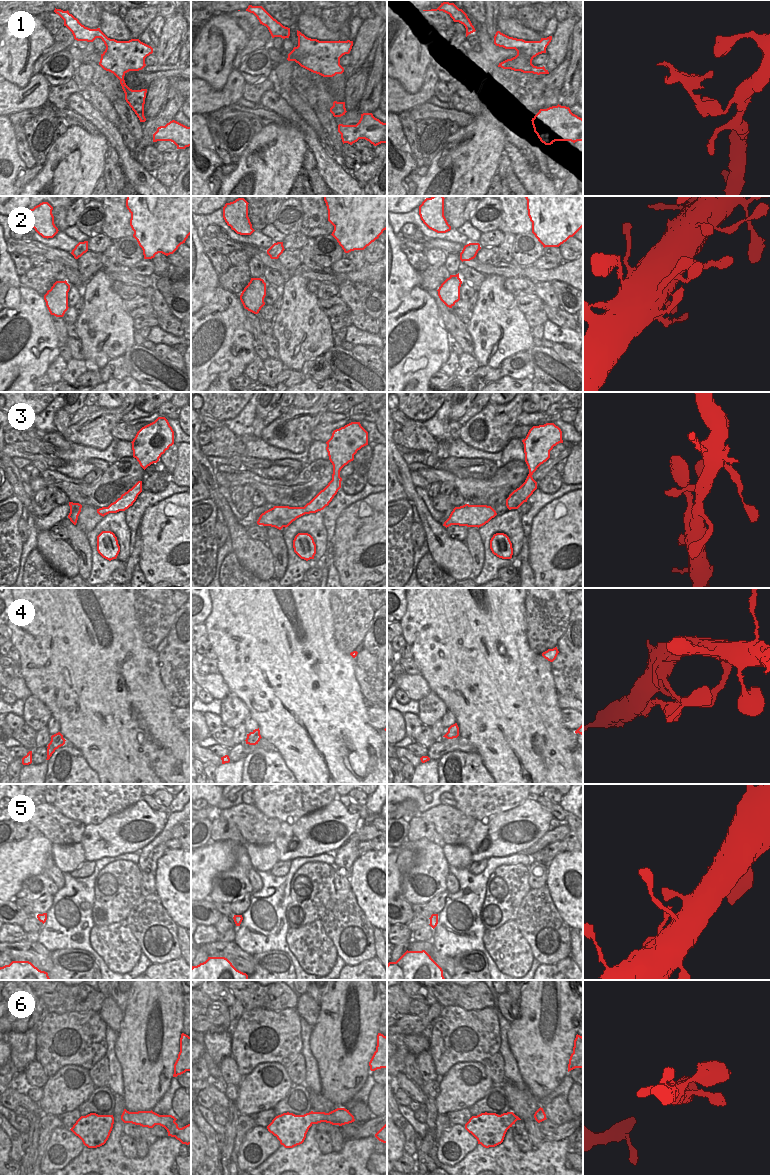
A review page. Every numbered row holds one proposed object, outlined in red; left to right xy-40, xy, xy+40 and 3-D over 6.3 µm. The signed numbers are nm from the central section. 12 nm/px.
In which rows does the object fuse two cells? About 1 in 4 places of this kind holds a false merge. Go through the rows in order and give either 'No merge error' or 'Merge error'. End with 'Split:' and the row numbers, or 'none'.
1: Merge error
2: No merge error
3: No merge error
4: Merge error
5: No merge error
6: No merge error
Split: 1, 4

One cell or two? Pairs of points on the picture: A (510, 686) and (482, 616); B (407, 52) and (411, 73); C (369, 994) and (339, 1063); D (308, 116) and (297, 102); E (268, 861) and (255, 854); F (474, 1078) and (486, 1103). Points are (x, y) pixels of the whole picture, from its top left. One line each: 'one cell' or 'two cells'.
A: one cell
B: one cell
C: one cell
D: one cell
E: one cell
F: two cells

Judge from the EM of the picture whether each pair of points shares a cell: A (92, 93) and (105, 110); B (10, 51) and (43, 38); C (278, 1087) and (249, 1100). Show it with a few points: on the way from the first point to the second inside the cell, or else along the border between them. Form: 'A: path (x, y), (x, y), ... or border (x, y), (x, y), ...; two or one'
A: path (95, 97), (104, 106); one
B: path (16, 67), (20, 75), (24, 73), (31, 54); one
C: path (271, 1088), (263, 1088), (256, 1095); one

